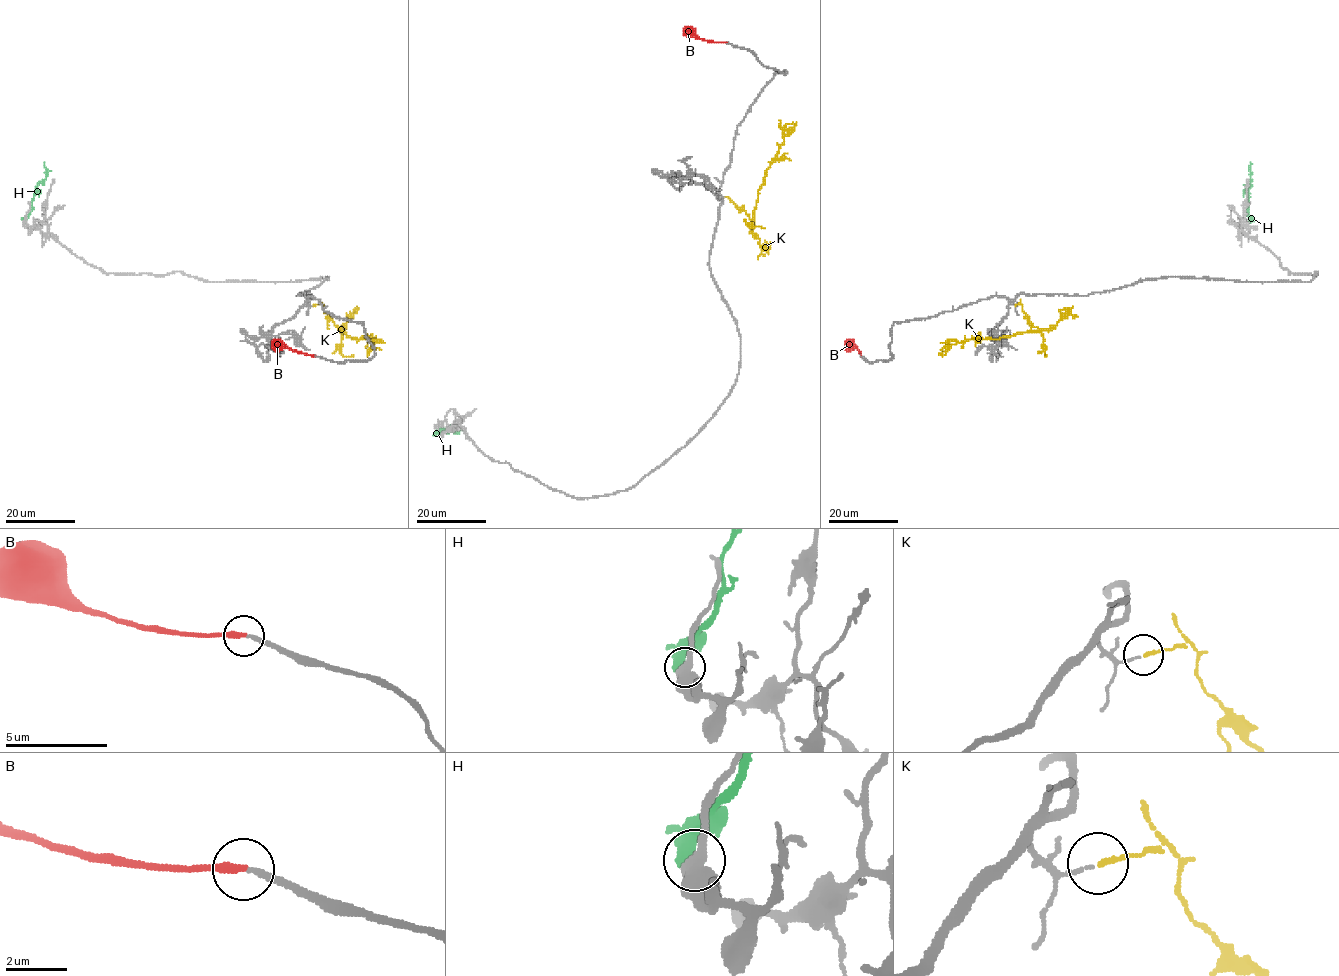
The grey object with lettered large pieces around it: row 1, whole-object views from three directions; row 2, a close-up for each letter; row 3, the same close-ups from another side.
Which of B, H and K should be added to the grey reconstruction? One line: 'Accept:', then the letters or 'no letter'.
Accept: B

